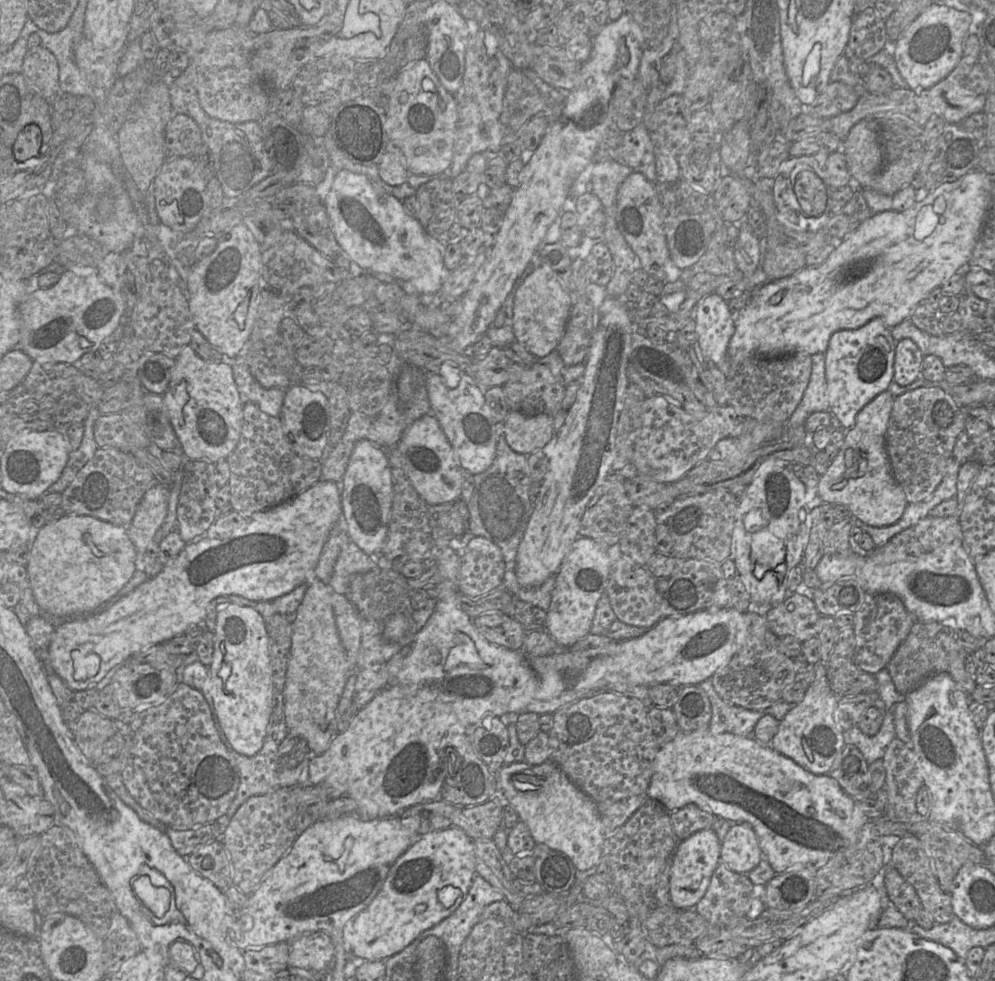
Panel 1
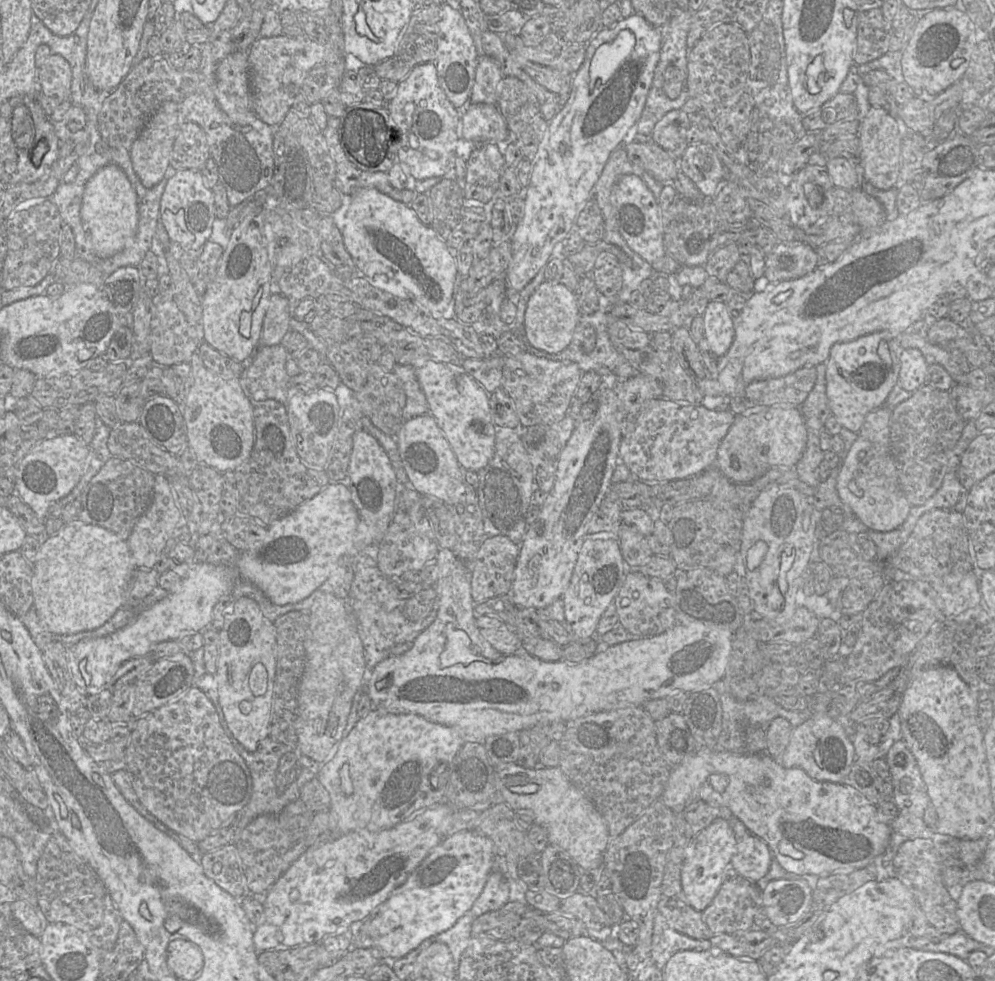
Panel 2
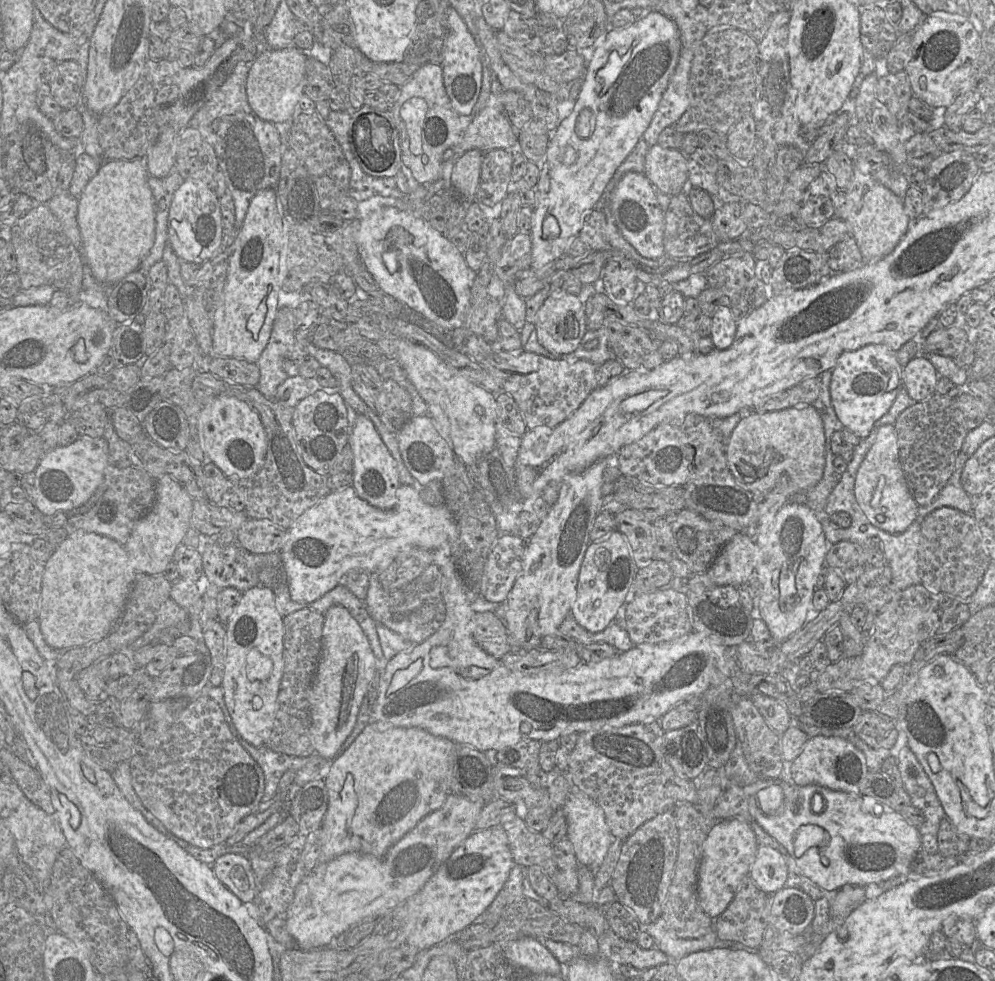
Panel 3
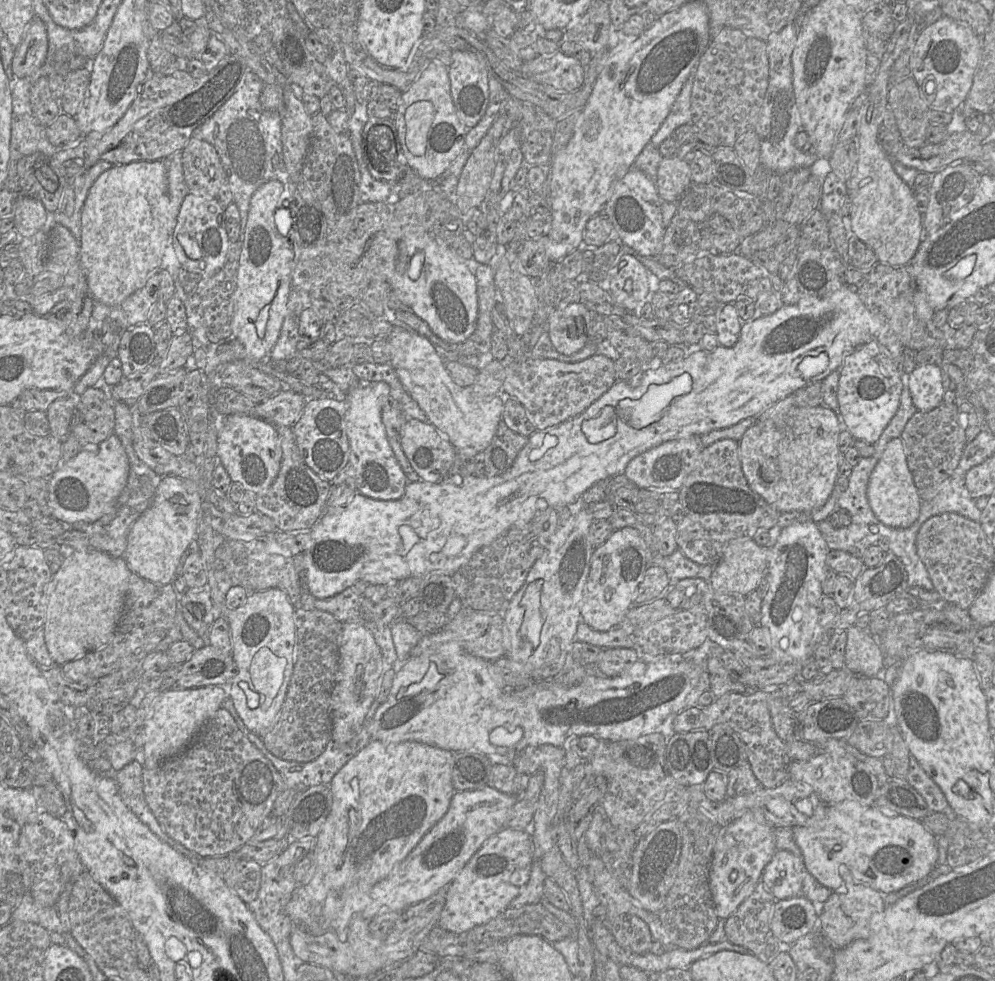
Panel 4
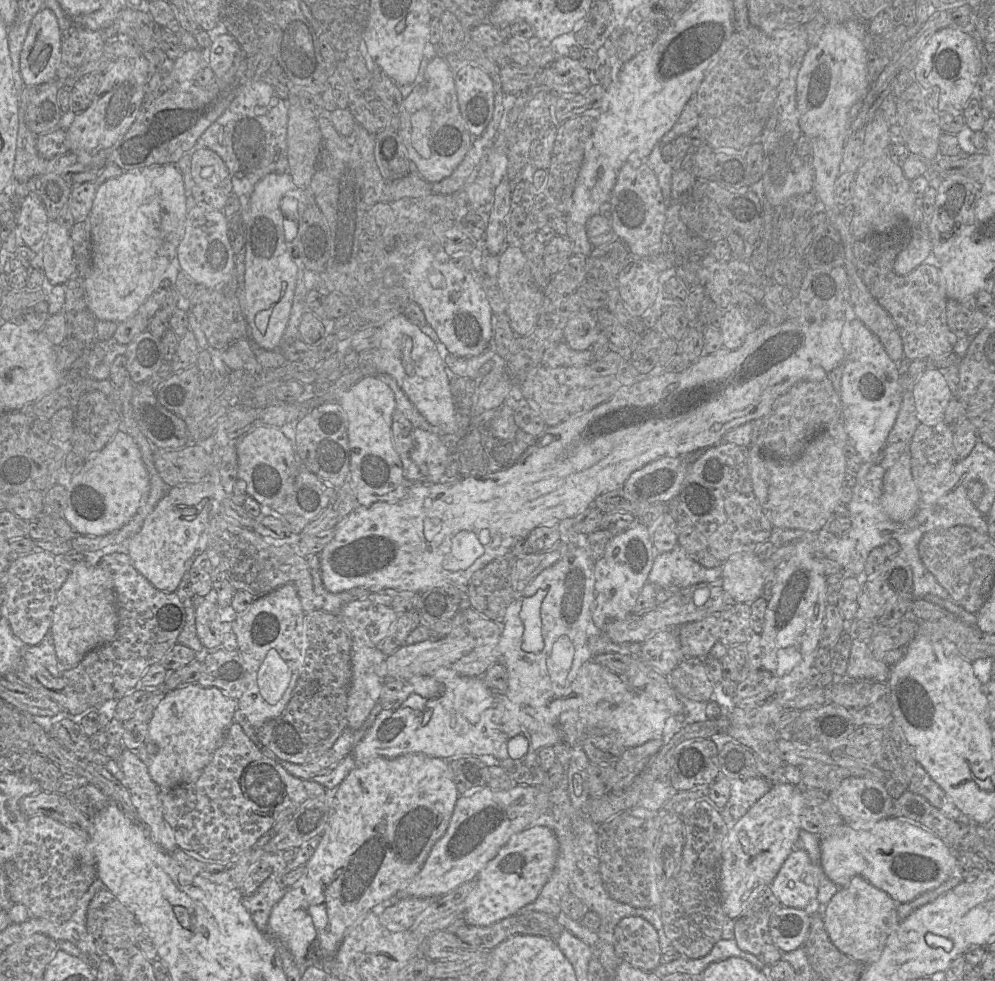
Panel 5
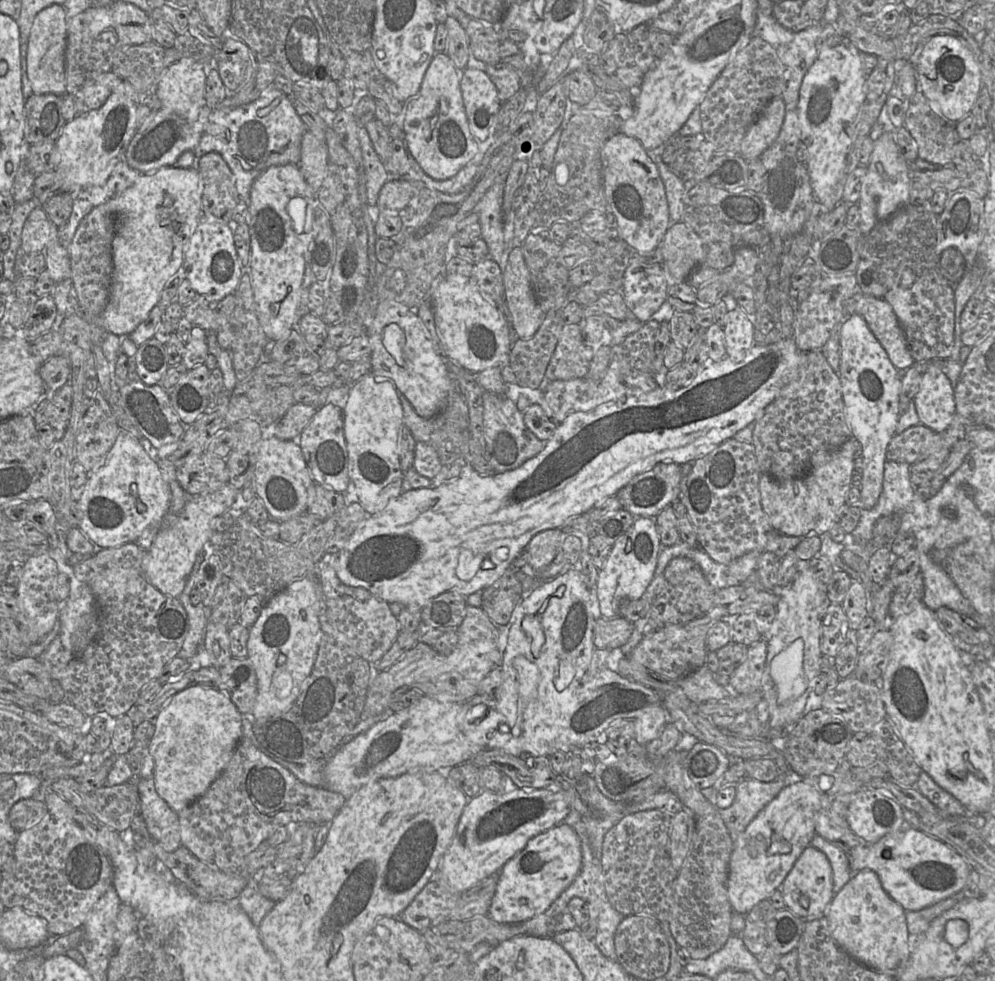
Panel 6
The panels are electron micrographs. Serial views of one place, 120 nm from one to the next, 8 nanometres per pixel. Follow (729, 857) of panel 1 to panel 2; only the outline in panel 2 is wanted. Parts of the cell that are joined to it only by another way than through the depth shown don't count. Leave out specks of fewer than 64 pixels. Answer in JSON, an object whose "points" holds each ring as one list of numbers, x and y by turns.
{"points":[[751,834,737,840,736,852,731,860,731,868,739,875,758,882,769,871,772,852,768,845]]}

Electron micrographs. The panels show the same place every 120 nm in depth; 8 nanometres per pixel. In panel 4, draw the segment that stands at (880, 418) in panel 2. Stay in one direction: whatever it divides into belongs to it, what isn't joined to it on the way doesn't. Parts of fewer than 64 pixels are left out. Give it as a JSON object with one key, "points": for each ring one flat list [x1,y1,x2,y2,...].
{"points":[[893,438,887,443,871,473,867,496,873,513,885,526,906,529,917,521,922,500,908,469,903,442,900,438]]}

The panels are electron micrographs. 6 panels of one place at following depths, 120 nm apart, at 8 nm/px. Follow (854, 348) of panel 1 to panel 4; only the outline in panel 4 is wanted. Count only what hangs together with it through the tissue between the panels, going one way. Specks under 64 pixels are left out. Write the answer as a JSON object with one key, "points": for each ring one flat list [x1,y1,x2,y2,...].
{"points":[[876,341,861,345,844,358,840,367,837,400,842,427,848,430,854,439,874,445,897,412,901,391,902,376,896,361]]}

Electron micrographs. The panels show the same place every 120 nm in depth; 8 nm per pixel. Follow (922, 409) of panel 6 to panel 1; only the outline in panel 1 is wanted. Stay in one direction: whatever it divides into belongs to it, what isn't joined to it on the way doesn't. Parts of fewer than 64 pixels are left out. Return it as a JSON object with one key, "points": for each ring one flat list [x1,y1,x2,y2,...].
{"points":[[908,338,897,342,894,360,893,381,907,386,921,376,924,355,919,347]]}

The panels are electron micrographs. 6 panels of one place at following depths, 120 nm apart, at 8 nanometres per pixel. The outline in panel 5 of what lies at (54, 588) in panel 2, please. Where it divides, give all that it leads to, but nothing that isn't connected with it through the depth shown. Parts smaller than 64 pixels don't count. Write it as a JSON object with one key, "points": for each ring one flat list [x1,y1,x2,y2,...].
{"points":[[75,564,57,592,50,628,64,670,76,667,87,653,110,643,117,627,118,610,111,578,98,565]]}

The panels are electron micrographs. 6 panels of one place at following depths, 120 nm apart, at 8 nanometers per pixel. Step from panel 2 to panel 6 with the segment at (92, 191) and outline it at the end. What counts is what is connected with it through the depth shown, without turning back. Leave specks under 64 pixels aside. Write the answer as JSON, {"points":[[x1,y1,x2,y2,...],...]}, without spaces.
{"points":[[193,167,159,168,153,174,140,174,135,183,108,201,109,211,117,216,118,226,112,243,113,273,109,299,98,324,118,337,129,336,157,306,171,277,183,266,184,252,202,216,203,181]]}

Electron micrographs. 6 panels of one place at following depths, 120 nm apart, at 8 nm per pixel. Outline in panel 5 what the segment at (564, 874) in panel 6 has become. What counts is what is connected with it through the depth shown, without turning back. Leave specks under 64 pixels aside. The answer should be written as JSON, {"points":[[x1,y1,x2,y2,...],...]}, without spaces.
{"points":[[531,825,513,835,474,880,462,918,470,925,487,927,517,914,522,907,536,900,550,879,558,849,555,834,546,826]]}

